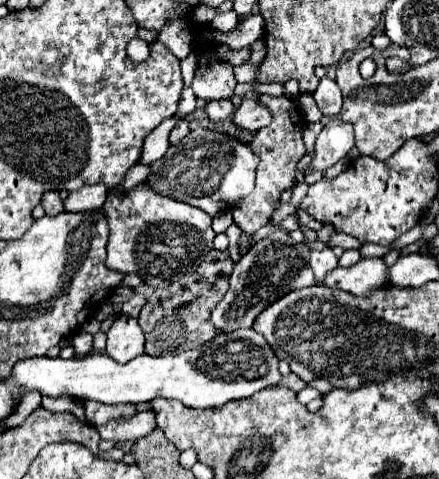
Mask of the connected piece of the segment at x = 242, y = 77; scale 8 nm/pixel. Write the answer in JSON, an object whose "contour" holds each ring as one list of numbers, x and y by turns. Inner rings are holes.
{"contour":[[245,63,241,67,235,67,235,78,239,83,253,83,255,81,255,71,259,65]]}

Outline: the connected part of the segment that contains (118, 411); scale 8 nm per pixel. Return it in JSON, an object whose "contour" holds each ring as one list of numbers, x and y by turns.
{"contour":[[87,401,85,405,85,417,89,423,93,423,95,427,111,421,111,419,119,419,119,417,129,417,133,415,137,409,135,405,103,405,103,403,93,403]]}

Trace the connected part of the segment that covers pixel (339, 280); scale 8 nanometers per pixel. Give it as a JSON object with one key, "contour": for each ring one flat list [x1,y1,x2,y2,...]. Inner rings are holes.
{"contour":[[361,259,353,267,337,267,329,275,325,275,323,285,347,291,351,295,369,295,371,289,385,287,385,279,389,277,387,265,383,259]]}

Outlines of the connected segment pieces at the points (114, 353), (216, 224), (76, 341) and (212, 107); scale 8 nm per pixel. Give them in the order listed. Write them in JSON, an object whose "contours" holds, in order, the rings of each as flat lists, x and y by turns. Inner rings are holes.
{"contours":[[[121,315,107,333,107,355,119,363,145,353,145,339,137,319]],[[225,209,225,211,221,211,221,213,217,213,217,215,213,217,213,231,215,231,215,233,225,233,225,229,227,229,231,223,233,223,231,211]],[[85,331,75,333,75,337,73,337,73,349,75,349,77,357,83,357,83,355,91,353,91,345,93,345,93,335,89,335]],[[217,99,217,101,209,101,207,109,205,109,209,118,214,121,225,120,232,113,233,103,229,99]]]}

